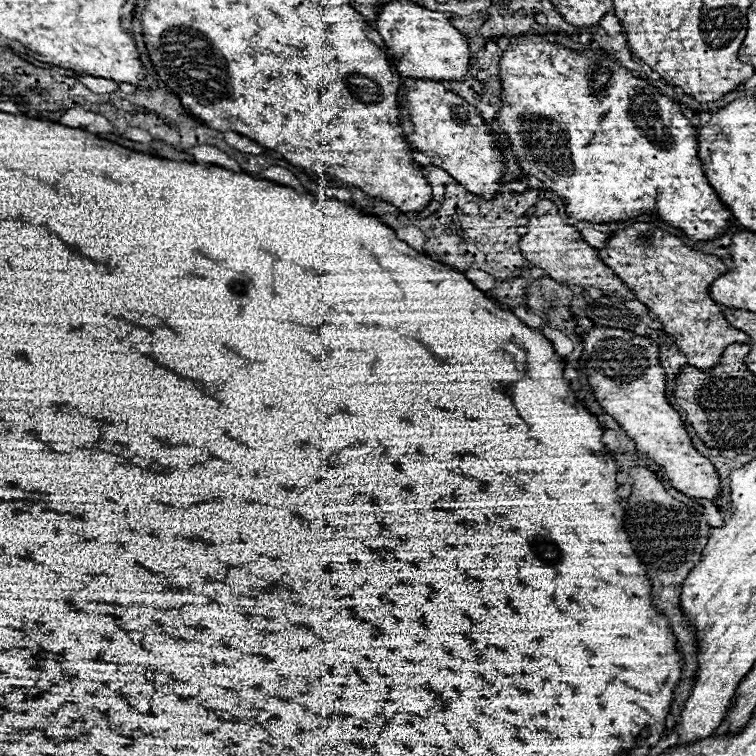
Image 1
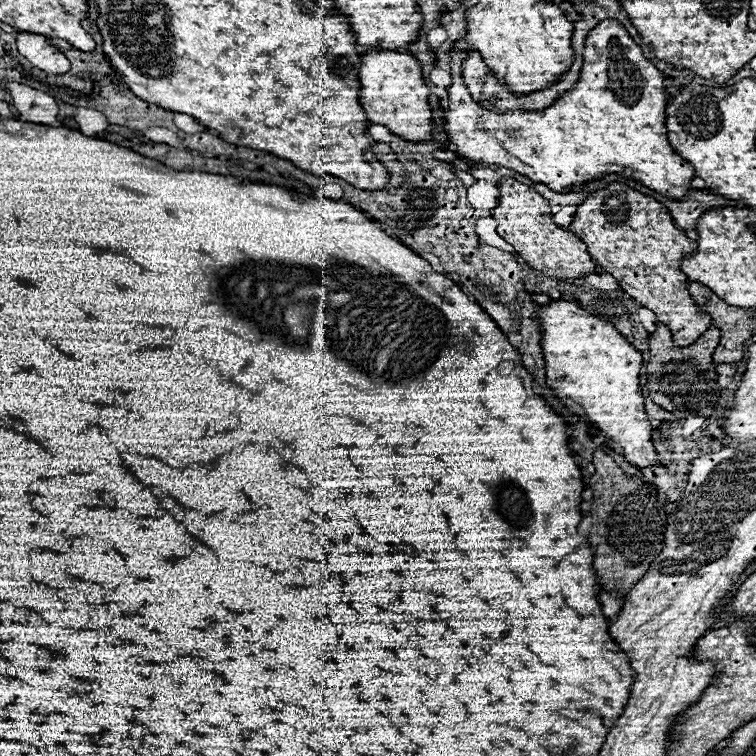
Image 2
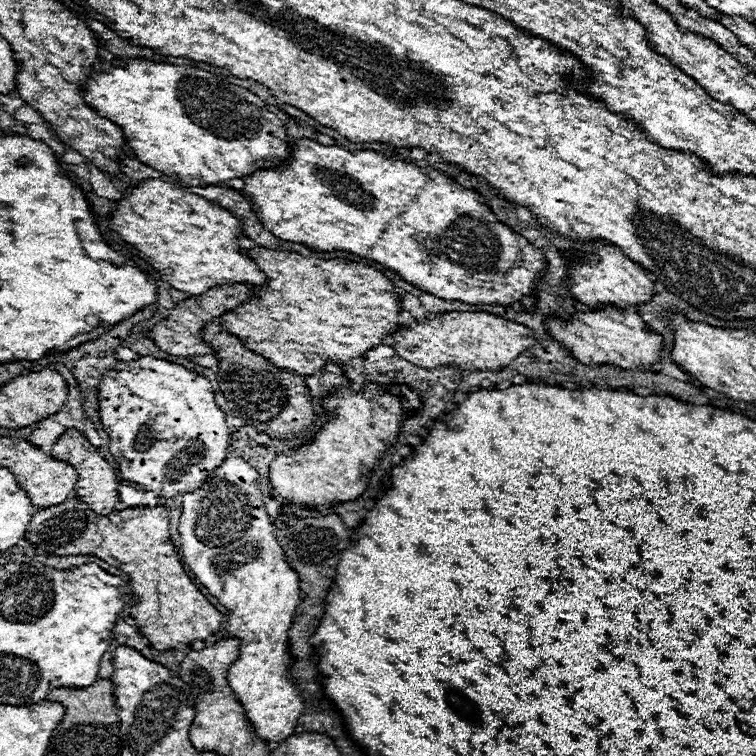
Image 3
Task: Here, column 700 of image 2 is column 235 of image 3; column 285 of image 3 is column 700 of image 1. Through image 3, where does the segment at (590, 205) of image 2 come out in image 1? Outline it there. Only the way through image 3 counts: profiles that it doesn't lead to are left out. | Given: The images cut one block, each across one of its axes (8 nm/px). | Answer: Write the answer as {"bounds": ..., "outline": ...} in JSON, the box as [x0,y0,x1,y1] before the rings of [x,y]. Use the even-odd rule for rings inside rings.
{"bounds":[598,222,750,370],"outline":[[[636,222],[616,230],[598,254],[602,262],[628,284],[636,298],[658,316],[664,332],[676,340],[690,366],[700,370],[712,368],[728,344],[750,342],[748,334],[724,320],[720,306],[710,298],[710,284],[728,272],[728,266],[718,256],[686,246],[680,238],[656,228],[652,222]]]}

